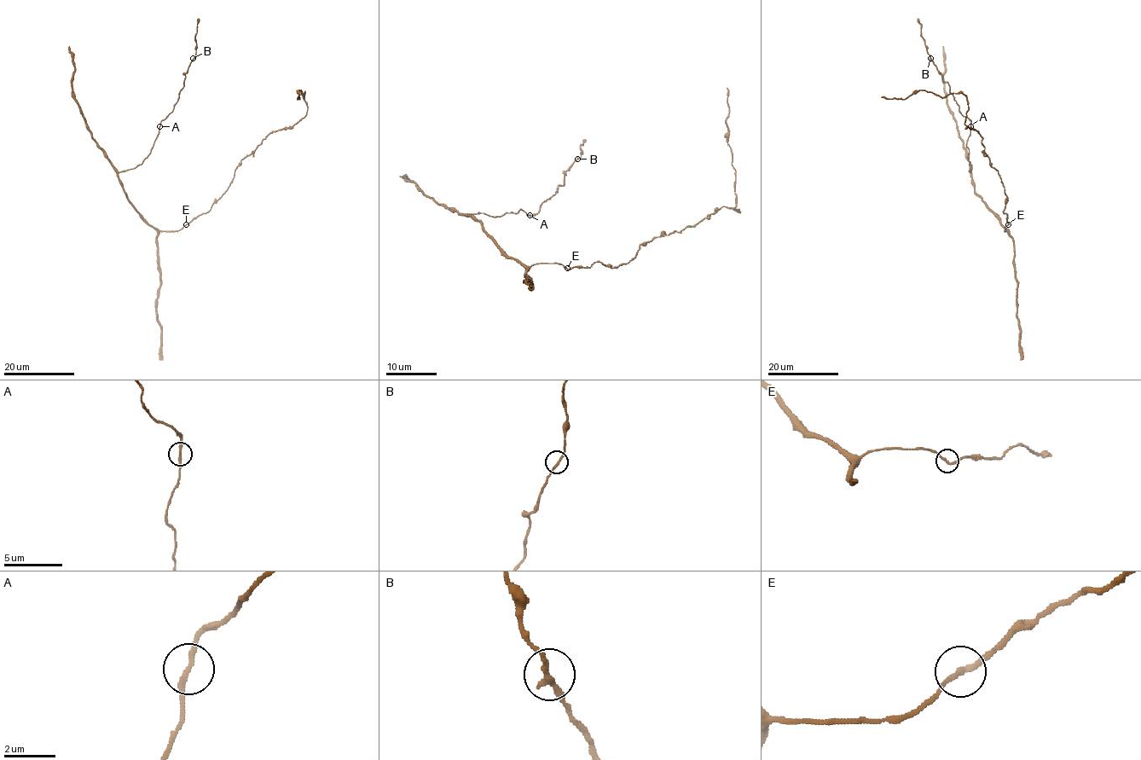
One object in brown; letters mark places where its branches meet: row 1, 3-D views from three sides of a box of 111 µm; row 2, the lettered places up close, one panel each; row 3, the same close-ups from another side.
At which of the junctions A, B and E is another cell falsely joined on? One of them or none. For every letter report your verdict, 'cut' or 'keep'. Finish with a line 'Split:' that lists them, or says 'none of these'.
A: keep
B: keep
E: keep
Split: none of these

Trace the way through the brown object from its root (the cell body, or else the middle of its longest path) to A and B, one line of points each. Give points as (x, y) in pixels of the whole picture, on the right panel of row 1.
A: (1004, 231), (1006, 230), (1000, 221), (975, 191), (969, 171), (971, 165), (967, 147), (970, 126)
B: (1004, 231), (975, 191), (969, 171), (970, 120), (960, 112), (930, 58)

